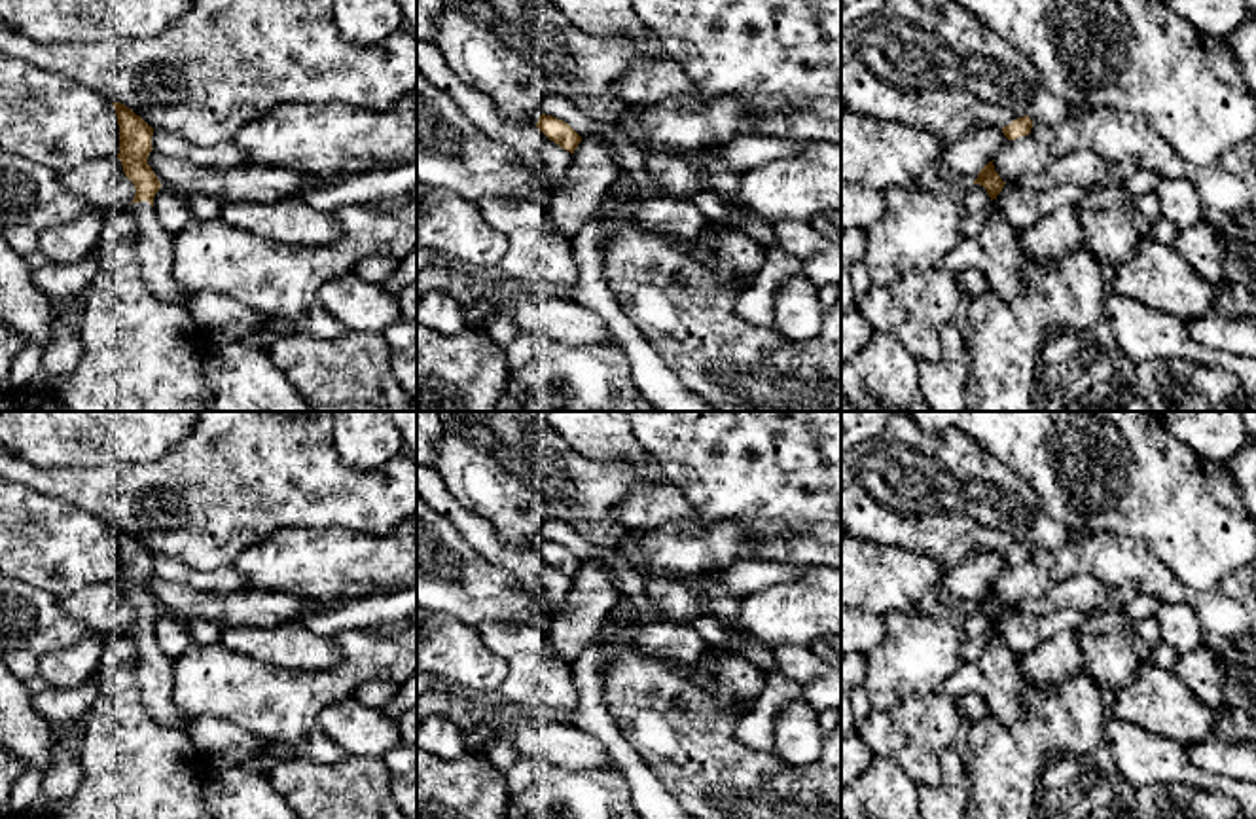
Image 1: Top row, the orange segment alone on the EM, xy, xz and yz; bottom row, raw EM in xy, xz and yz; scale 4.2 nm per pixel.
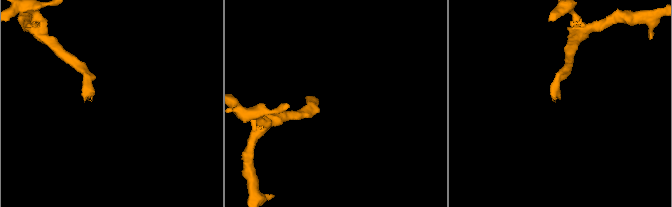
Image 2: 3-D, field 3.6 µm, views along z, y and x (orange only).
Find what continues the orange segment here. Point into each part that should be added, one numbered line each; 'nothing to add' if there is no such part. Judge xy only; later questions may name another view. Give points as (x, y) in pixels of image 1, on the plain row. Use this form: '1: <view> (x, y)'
1: xy (154, 670)

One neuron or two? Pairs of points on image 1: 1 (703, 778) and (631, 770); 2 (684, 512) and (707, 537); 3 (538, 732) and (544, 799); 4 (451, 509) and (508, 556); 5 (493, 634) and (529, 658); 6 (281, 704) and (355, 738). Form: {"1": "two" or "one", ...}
{"1": "two", "2": "two", "3": "two", "4": "one", "5": "one", "6": "two"}

